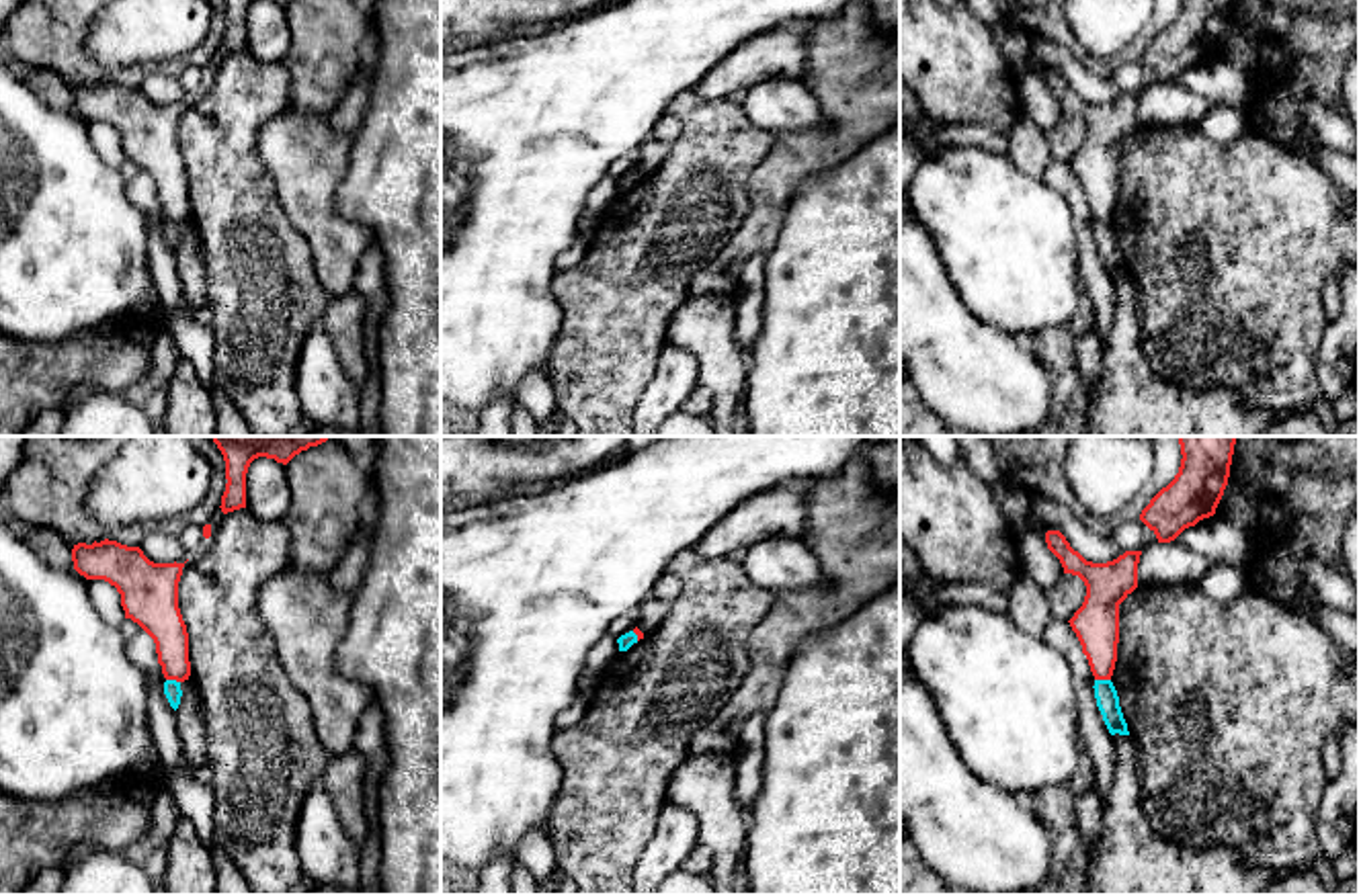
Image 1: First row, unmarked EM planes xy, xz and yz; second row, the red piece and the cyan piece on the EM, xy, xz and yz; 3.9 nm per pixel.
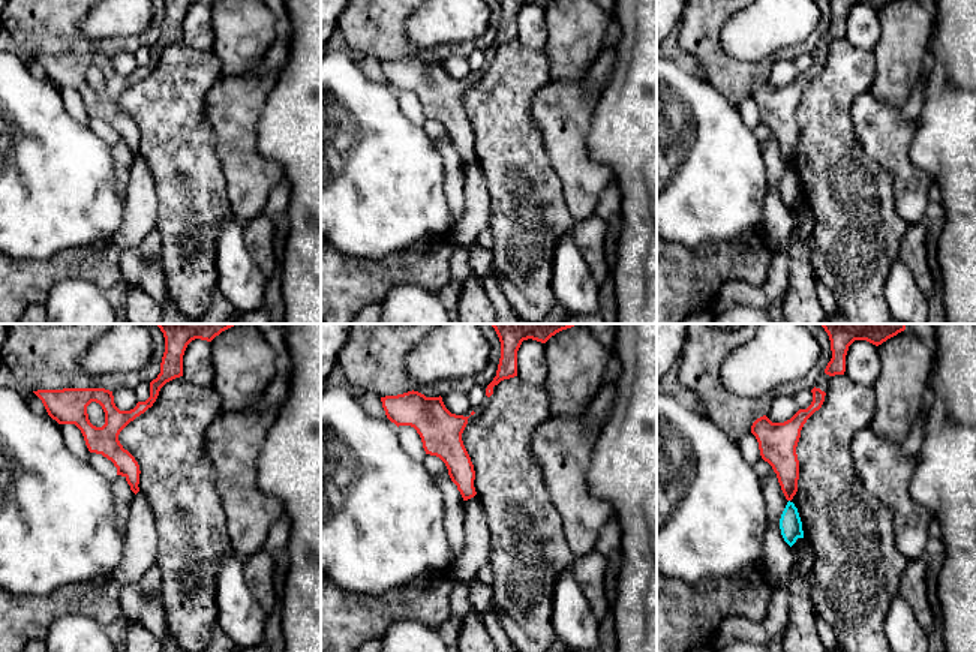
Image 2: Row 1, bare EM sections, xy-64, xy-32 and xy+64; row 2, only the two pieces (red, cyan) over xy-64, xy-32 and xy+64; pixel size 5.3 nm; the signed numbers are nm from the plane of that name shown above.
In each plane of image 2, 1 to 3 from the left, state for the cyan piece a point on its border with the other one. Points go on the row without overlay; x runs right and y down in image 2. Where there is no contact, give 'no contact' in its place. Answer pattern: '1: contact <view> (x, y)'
1: no contact
2: no contact
3: no contact

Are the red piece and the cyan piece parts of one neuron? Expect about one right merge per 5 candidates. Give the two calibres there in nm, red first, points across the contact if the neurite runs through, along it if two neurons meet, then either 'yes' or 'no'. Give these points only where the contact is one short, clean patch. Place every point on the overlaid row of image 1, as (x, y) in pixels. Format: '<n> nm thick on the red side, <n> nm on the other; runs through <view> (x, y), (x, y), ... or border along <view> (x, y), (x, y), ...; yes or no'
180 nm thick on the red side, 90 nm on the other; border along yz (1095, 678), (1109, 680); no

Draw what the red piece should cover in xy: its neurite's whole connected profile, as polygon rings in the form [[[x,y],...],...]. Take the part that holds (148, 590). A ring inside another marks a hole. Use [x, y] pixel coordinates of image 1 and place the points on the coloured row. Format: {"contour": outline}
{"contour": [[[109,539],[74,545],[72,561],[86,580],[105,580],[117,588],[125,619],[154,639],[164,678],[189,680],[189,633],[178,608],[184,563],[154,563],[139,547]]]}

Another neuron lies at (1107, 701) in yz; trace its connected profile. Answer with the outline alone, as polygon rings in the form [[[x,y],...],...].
[[[1095,680],[1095,698],[1111,735],[1129,735],[1119,696],[1111,680]]]

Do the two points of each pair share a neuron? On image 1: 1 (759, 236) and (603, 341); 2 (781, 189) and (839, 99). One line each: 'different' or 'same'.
1: different
2: same

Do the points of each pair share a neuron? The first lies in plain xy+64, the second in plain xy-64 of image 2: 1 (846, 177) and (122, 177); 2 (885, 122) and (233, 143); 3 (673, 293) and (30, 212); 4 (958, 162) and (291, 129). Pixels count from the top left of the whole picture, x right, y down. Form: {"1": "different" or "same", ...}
{"1": "different", "2": "same", "3": "different", "4": "same"}

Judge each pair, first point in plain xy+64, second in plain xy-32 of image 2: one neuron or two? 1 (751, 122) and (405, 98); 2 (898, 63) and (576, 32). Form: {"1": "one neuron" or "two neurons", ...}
{"1": "one neuron", "2": "one neuron"}

